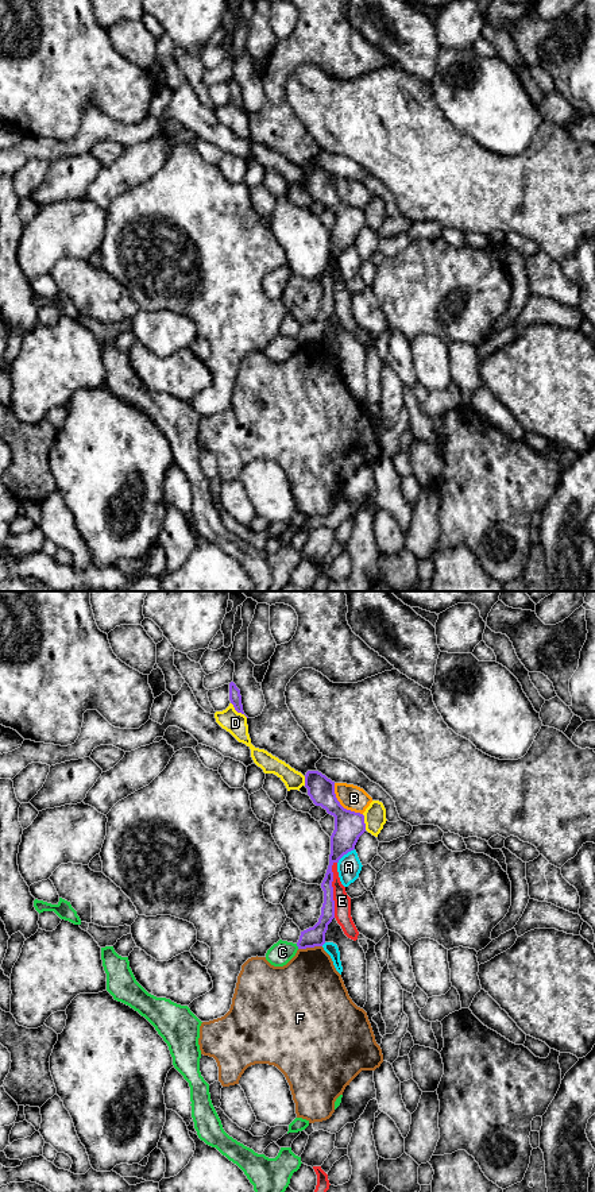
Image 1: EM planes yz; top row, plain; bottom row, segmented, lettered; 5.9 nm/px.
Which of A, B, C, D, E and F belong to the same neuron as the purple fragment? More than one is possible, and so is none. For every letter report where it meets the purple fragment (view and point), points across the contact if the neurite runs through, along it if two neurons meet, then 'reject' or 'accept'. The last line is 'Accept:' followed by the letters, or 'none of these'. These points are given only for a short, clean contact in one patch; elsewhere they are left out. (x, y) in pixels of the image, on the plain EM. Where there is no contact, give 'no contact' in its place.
A: contact yz (344, 249); reject
B: contact yz (340, 200); reject
C: contact yz (297, 340); border yz (296, 339), (298, 343); reject
D: contact yz (238, 107); reject
E: contact yz (332, 285); reject
F: contact yz (309, 342); border yz (321, 340), (298, 344); reject
Accept: none of these

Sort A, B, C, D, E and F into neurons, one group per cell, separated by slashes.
A / B / C / D / E / F

